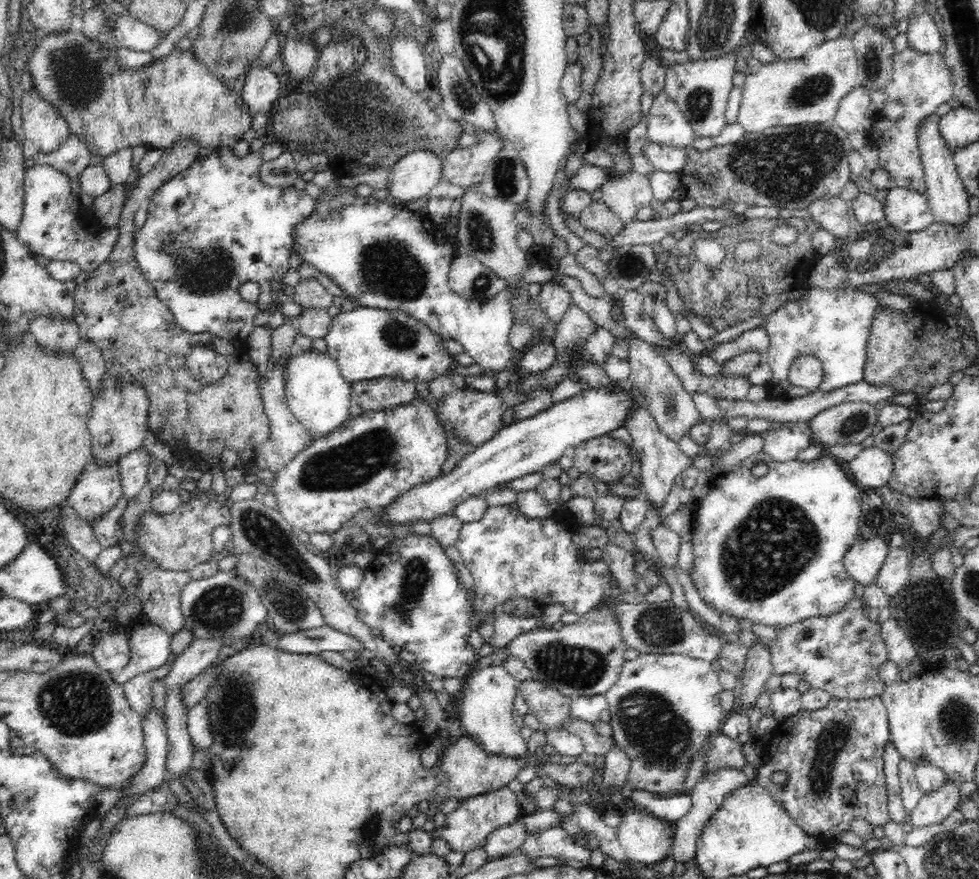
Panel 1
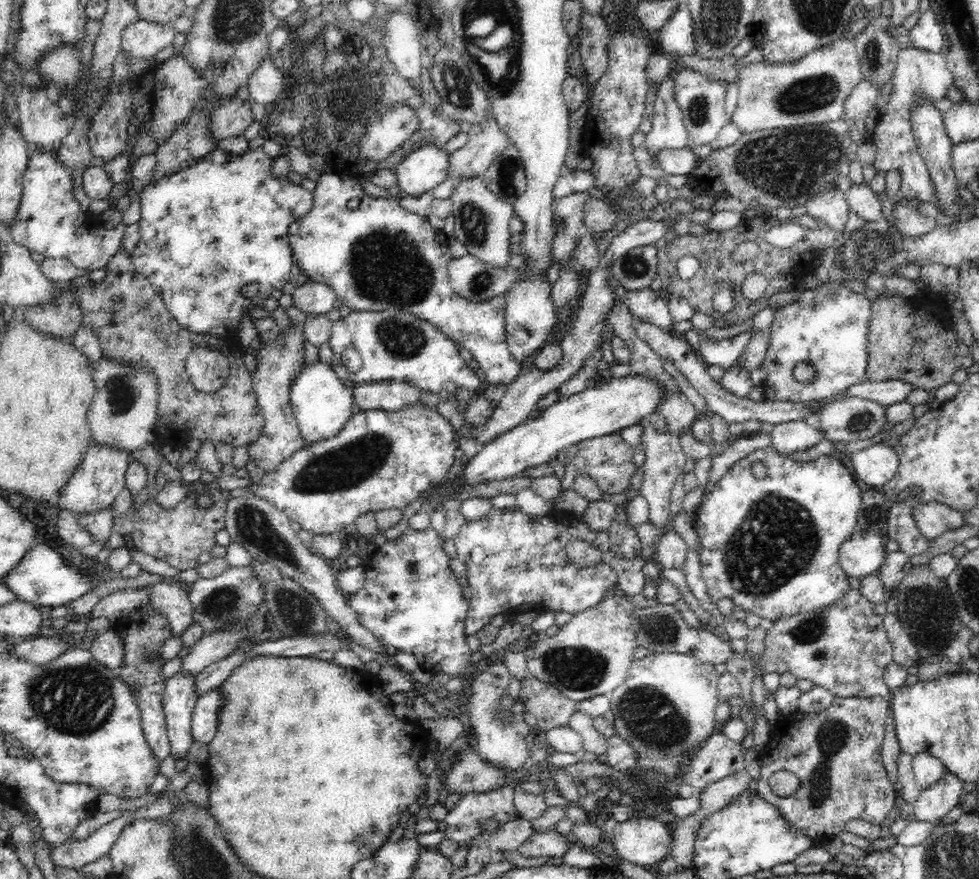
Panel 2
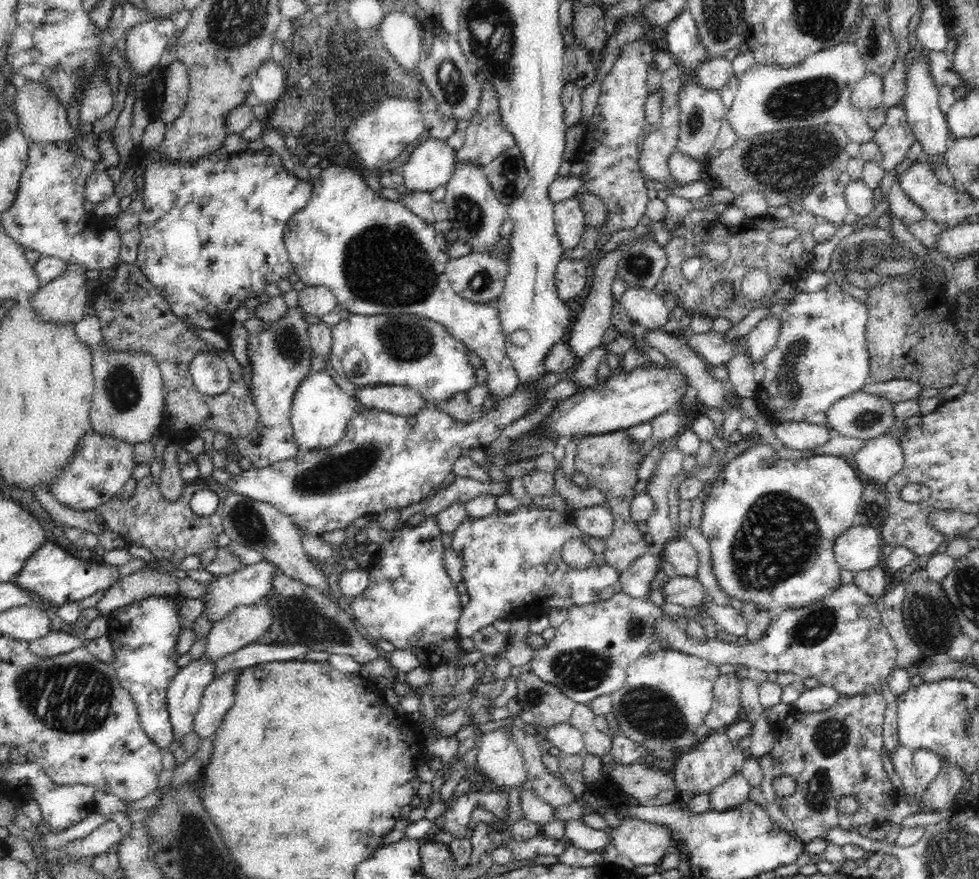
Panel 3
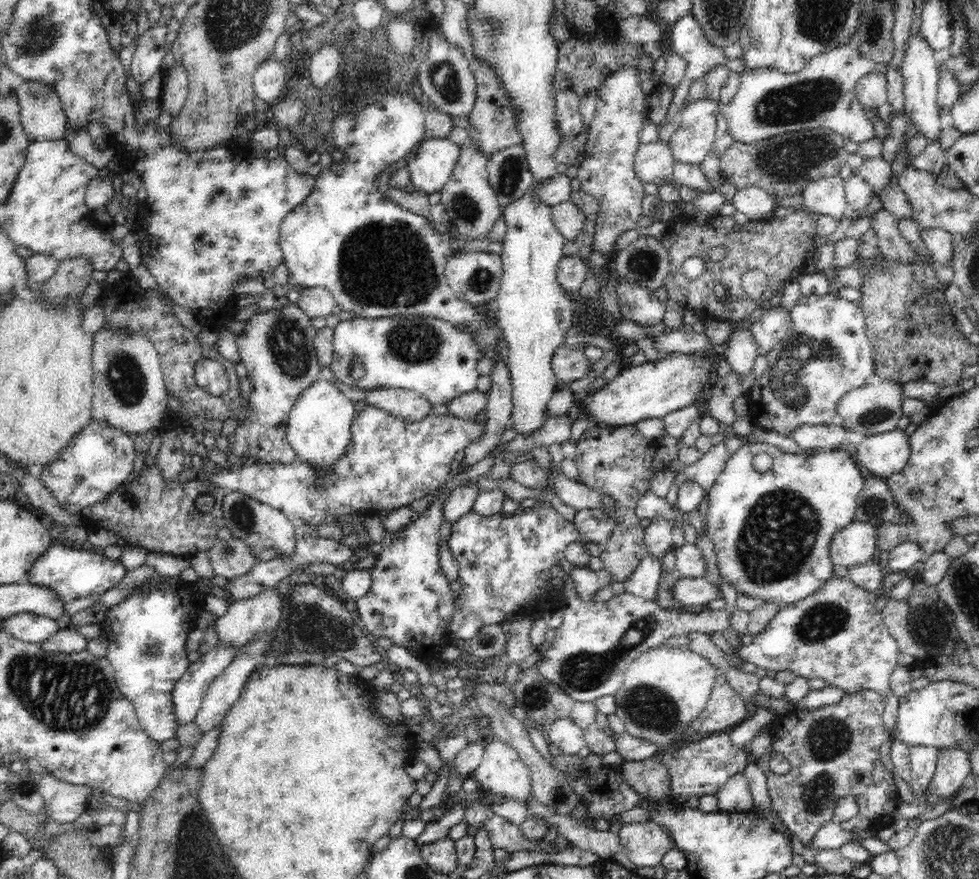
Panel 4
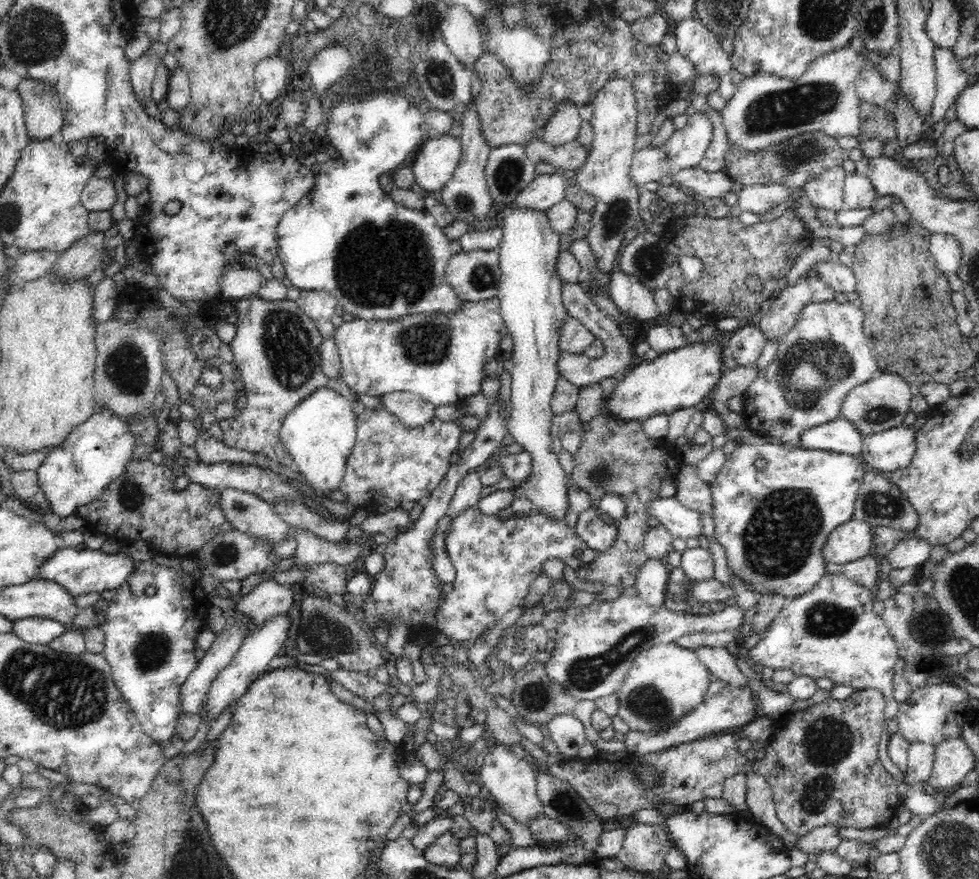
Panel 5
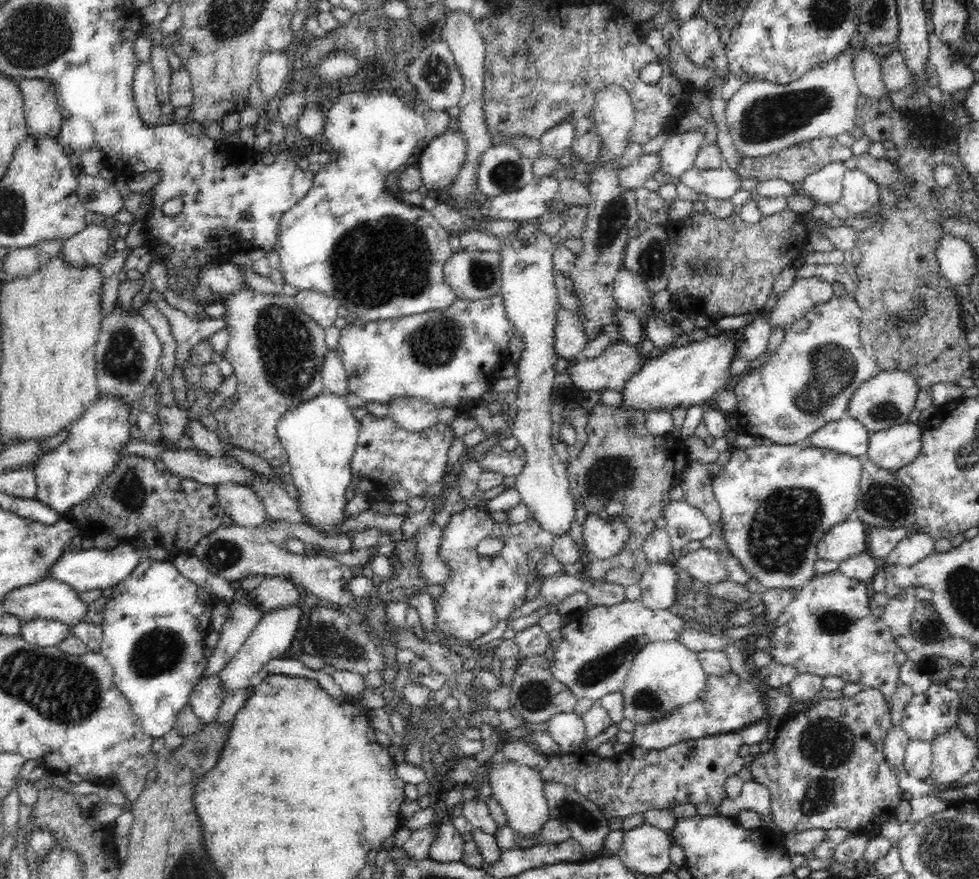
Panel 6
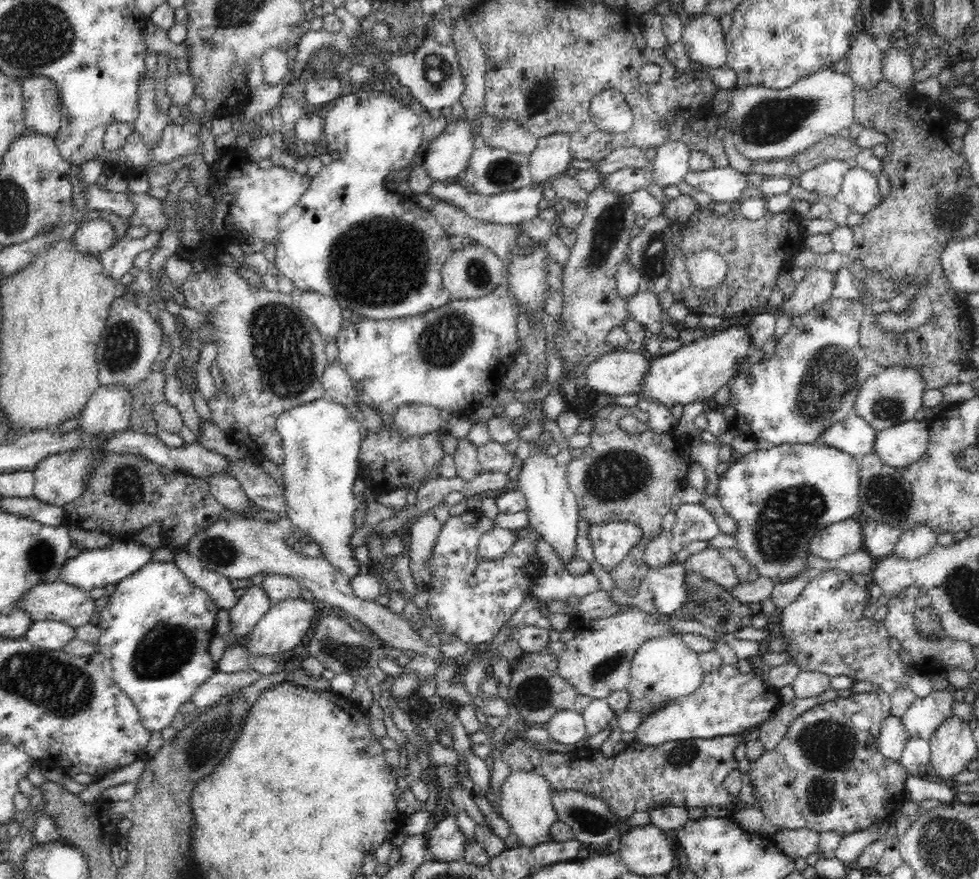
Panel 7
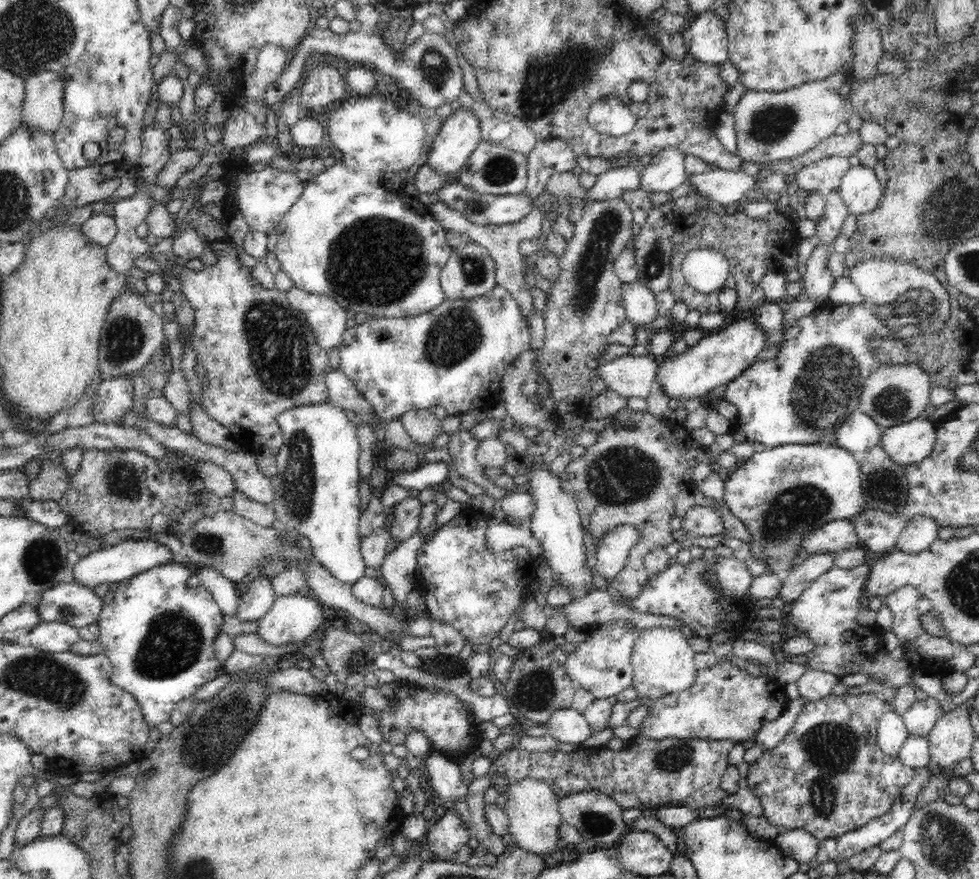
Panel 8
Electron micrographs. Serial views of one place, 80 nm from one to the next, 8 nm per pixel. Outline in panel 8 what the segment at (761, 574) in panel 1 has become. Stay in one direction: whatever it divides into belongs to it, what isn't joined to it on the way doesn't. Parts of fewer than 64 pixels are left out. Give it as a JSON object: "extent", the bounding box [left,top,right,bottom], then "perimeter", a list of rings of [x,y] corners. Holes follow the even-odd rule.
{"extent":[723,442,864,573],"perimeter":[[[820,442],[785,444],[755,452],[747,461],[732,469],[724,483],[723,506],[747,526],[752,558],[763,560],[770,573],[789,572],[796,566],[796,556],[802,546],[802,534],[833,520],[852,519],[864,510],[861,463],[845,448]]]}

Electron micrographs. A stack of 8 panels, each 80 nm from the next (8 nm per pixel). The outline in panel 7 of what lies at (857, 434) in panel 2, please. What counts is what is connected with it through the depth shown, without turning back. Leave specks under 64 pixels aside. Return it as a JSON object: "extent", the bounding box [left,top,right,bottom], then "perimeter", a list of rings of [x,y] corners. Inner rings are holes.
{"extent":[854,365,925,431],"perimeter":[[[909,365],[888,366],[862,384],[854,402],[854,413],[869,421],[876,431],[890,428],[916,418],[915,414],[924,409],[925,390],[925,380],[916,368]]]}

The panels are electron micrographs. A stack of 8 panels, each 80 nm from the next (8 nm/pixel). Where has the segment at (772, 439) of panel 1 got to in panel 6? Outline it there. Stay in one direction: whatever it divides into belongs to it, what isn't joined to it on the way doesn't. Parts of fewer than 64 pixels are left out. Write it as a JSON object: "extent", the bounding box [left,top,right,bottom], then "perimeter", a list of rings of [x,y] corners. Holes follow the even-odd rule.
{"extent":[809,414,869,457],"perimeter":[[[847,414],[829,422],[813,432],[809,443],[814,448],[824,448],[848,456],[862,457],[867,454],[869,434],[854,417]]]}

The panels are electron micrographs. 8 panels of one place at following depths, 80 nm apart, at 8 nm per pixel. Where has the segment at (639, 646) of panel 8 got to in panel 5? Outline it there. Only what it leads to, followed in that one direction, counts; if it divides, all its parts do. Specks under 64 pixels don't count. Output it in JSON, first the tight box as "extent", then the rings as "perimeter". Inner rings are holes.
{"extent":[617,643,711,733],"perimeter":[[[674,643],[652,645],[638,654],[634,666],[628,670],[617,692],[617,715],[628,724],[630,731],[650,733],[658,728],[666,728],[668,723],[682,717],[703,700],[711,681],[708,668],[694,651]]]}

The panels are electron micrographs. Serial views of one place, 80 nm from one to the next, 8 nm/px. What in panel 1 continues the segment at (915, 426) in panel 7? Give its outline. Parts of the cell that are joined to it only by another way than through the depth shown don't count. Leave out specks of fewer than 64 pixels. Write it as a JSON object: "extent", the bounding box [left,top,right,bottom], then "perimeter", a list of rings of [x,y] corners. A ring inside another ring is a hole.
{"extent":[844,447,894,491],"perimeter":[[[878,447],[863,448],[844,465],[854,484],[863,491],[876,490],[886,485],[892,476],[894,463],[892,455]]]}

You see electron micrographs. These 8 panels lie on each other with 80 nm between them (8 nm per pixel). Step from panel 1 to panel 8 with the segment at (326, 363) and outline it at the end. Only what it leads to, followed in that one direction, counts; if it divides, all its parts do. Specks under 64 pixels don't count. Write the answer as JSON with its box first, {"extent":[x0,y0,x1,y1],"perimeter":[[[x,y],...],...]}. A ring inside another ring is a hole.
{"extent":[269,402,366,586],"perimeter":[[[328,402],[291,408],[277,415],[276,420],[283,432],[283,443],[275,456],[277,475],[270,478],[274,485],[274,500],[269,506],[275,512],[275,524],[286,531],[291,539],[307,537],[314,560],[326,567],[335,579],[351,586],[366,570],[358,536],[358,521],[362,513],[358,508],[361,477],[357,468],[360,450],[357,426],[342,407]]]}

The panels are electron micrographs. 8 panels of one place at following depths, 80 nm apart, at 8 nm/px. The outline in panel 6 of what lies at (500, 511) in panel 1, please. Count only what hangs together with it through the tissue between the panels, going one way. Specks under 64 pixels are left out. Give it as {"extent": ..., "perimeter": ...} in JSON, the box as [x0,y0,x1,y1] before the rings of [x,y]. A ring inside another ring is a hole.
{"extent":[434,507,593,644],"perimeter":[[[464,507],[462,512],[452,513],[449,523],[443,528],[442,542],[438,555],[442,557],[444,563],[448,565],[450,576],[442,584],[444,593],[434,601],[436,629],[443,637],[456,642],[469,644],[471,641],[480,638],[492,630],[501,620],[508,620],[510,614],[526,603],[526,592],[529,584],[538,575],[536,564],[546,556],[552,554],[562,565],[587,562],[589,565],[593,561],[593,556],[589,553],[580,552],[580,546],[572,540],[570,533],[565,535],[552,535],[550,531],[542,530],[538,520],[528,518],[525,522],[509,524],[505,522],[495,522],[489,511],[478,509],[478,507]],[[482,538],[500,538],[503,540],[503,547],[496,556],[484,557],[477,551],[478,542]]]}

